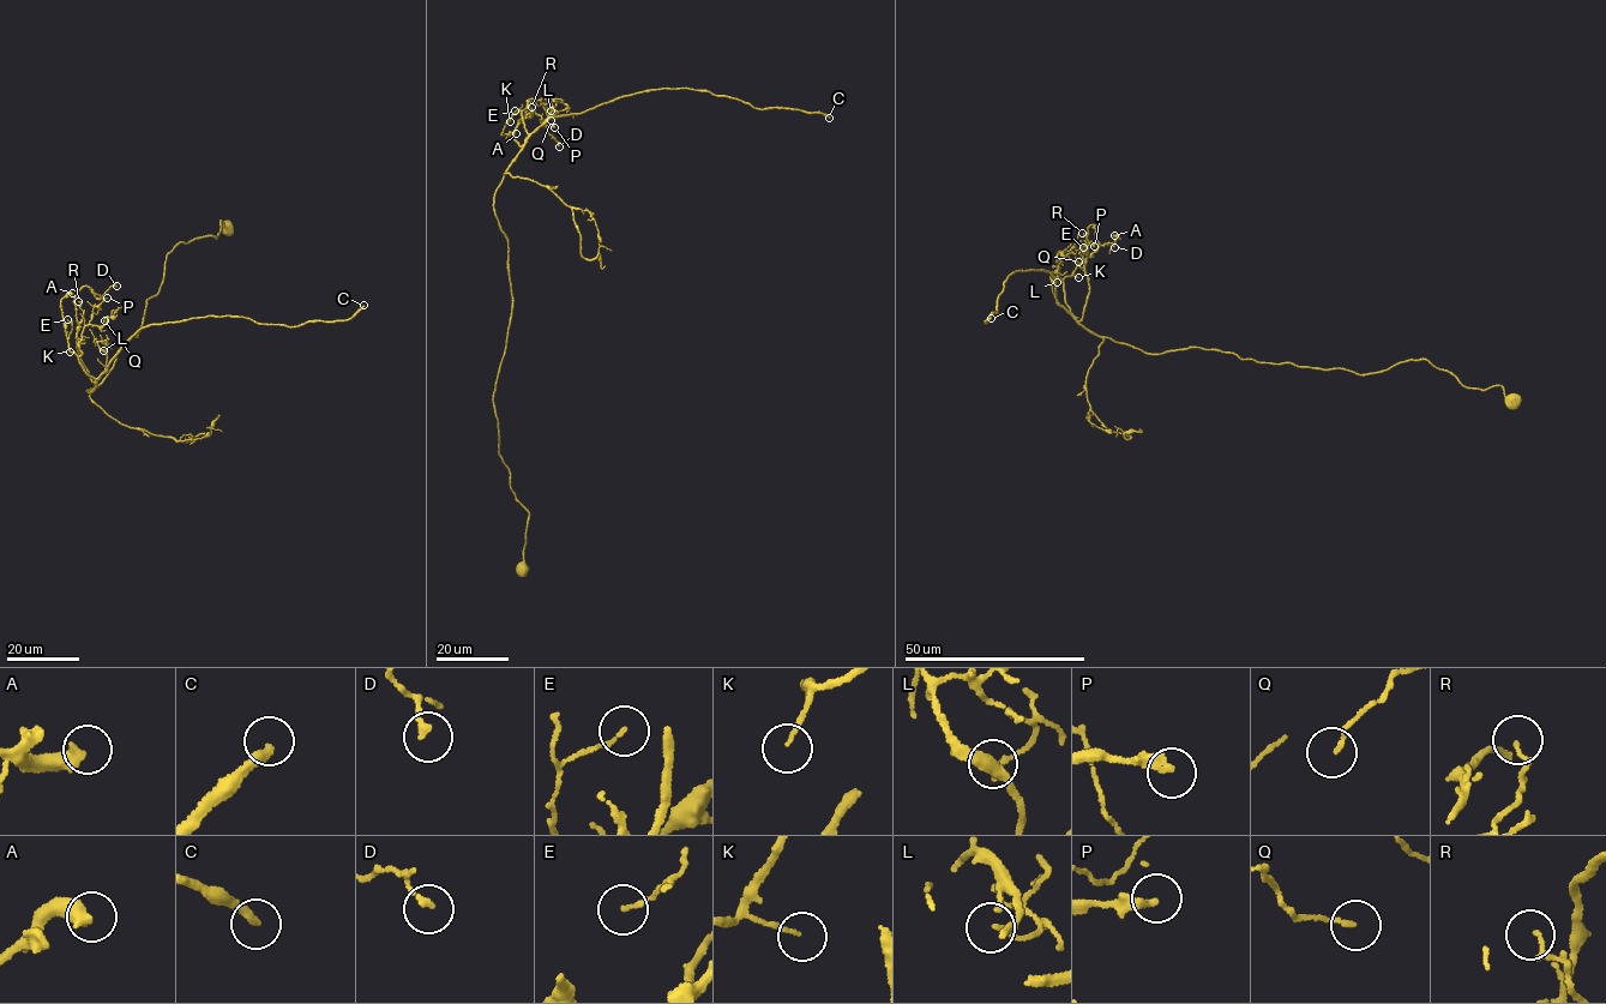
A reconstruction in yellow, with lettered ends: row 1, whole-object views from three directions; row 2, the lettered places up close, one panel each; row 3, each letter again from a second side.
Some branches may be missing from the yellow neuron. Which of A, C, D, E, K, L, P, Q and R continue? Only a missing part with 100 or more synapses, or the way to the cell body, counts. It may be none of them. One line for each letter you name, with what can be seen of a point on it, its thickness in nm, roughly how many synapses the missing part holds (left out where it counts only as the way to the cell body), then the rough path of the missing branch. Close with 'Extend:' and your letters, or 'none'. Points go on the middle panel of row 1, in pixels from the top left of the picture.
C: Place: (829, 118). Thickness 280 nm. Roughly 100 synapses
Extend: C

